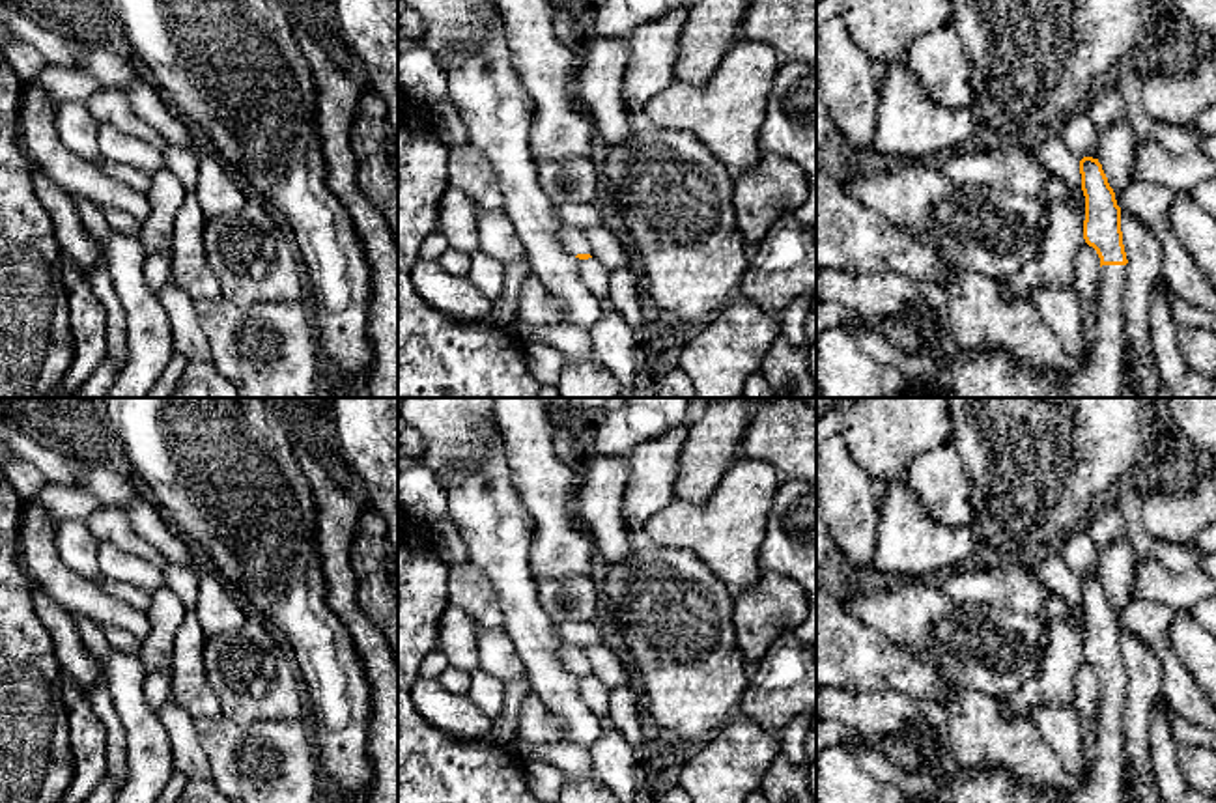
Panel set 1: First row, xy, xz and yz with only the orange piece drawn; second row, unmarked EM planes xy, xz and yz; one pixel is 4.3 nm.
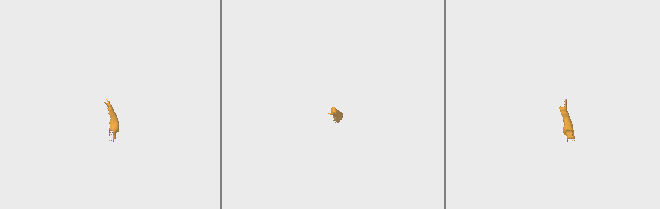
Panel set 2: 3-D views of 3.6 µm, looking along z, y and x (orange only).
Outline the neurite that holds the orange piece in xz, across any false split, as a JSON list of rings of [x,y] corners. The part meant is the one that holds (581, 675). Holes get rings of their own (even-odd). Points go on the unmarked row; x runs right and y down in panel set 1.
[[[564,644],[560,648],[560,659],[564,663],[564,667],[573,672],[579,678],[588,678],[590,674],[590,663],[583,652],[583,648],[575,646],[575,644]]]

